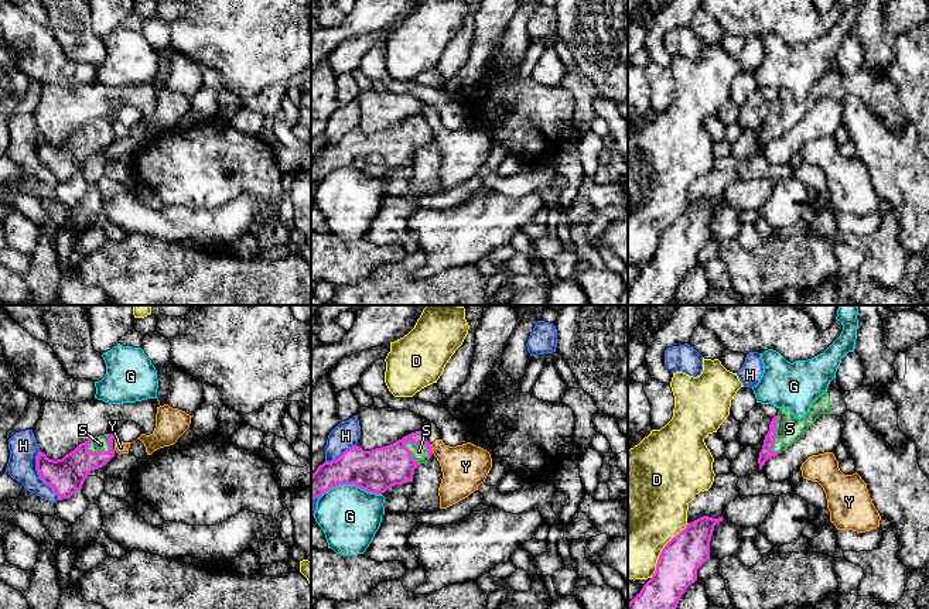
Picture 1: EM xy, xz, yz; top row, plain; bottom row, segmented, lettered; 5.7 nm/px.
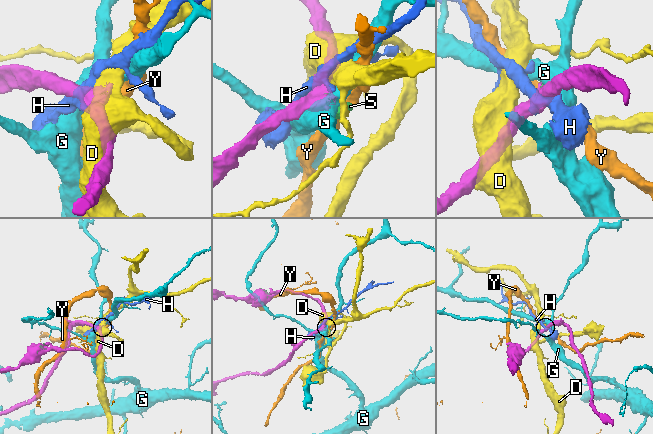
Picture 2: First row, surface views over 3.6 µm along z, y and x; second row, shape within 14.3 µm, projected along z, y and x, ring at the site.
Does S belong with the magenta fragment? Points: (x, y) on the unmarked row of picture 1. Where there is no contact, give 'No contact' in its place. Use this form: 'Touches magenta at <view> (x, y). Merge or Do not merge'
Touches magenta at xz (422, 126). Merge

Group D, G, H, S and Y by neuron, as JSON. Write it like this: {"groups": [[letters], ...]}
{"groups": [["D"], ["G"], ["H"], ["S"], ["Y"]]}

